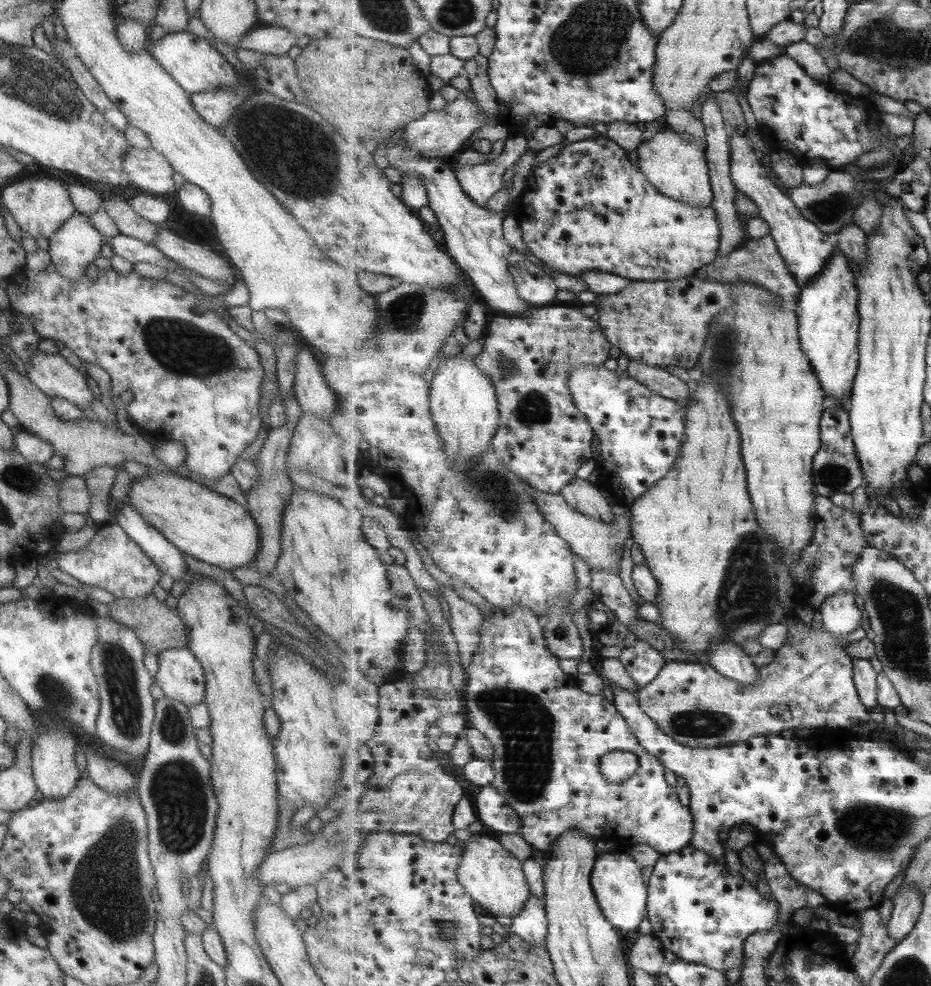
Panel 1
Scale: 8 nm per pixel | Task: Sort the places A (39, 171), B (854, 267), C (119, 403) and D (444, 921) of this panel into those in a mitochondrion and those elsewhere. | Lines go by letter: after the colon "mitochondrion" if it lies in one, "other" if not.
A: other
B: other
C: other
D: mitochondrion

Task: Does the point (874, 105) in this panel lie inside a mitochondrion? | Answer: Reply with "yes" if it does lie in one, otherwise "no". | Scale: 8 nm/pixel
no

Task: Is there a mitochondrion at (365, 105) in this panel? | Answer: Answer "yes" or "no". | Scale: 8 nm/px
no

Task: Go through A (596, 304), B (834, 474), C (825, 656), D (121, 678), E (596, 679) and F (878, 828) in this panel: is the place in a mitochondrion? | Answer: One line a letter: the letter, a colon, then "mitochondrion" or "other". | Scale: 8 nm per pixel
A: other
B: mitochondrion
C: other
D: mitochondrion
E: other
F: mitochondrion

